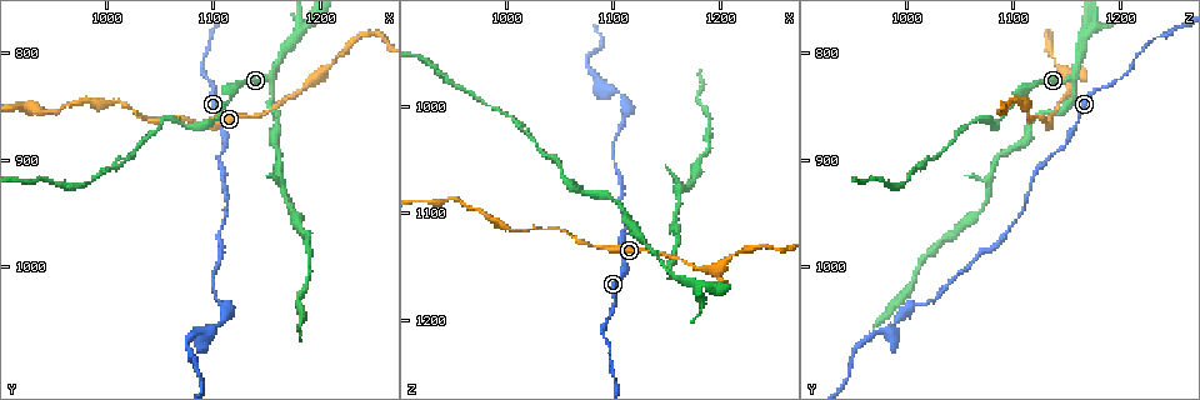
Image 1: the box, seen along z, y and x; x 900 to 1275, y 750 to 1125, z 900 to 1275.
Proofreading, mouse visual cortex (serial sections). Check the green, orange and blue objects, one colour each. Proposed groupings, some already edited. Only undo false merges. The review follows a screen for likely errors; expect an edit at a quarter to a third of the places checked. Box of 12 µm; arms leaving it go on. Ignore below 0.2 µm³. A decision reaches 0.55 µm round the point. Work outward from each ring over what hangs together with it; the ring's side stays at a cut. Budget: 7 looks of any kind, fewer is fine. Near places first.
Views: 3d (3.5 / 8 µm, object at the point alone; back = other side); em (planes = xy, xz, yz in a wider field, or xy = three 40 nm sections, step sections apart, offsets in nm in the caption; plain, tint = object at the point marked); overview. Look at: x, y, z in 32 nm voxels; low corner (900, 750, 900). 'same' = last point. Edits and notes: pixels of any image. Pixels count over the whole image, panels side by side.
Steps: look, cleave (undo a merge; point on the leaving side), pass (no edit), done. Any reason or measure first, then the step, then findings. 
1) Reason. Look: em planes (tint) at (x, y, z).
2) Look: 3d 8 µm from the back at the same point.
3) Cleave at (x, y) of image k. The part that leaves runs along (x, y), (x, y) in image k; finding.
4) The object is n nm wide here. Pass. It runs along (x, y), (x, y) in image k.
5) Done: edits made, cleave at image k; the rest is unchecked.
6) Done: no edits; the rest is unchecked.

Arms run side by side. Look: 3d 3.5 µm at (1180, 780, 1170).

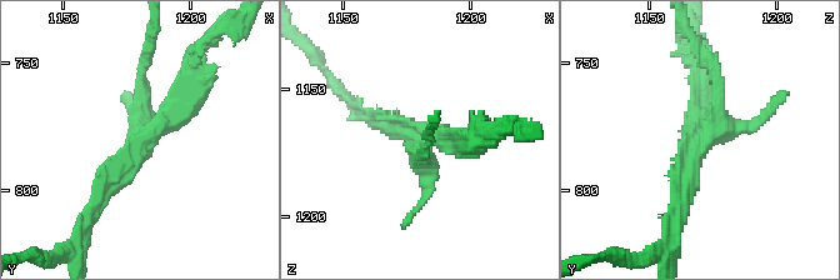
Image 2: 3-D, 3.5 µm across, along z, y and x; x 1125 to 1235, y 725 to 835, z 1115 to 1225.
Shape alone is not enough. Look: em planes (tint) at (1181, 781, 1170).

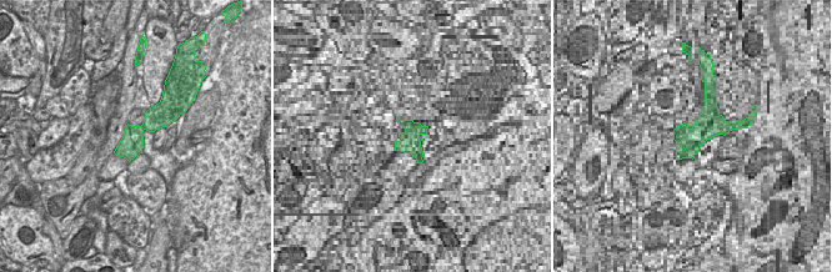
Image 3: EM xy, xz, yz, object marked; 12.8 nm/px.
Cleave at (746, 126) of image 2. Two cells meet here.

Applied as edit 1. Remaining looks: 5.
Abrupt turn. Look: 3d 3.5 µm at (1060, 858, 1072).

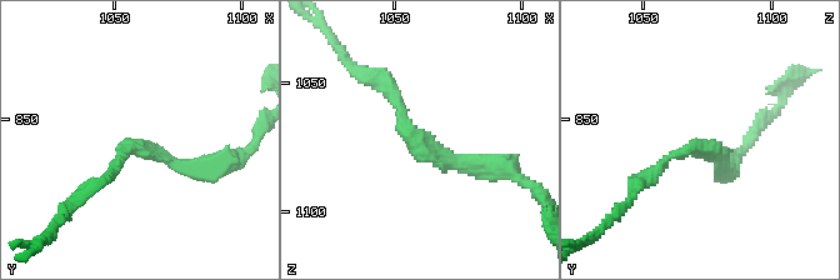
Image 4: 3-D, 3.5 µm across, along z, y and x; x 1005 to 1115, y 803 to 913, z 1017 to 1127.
Look: em xy step 2 (tint) at (1058, 860, 1074).

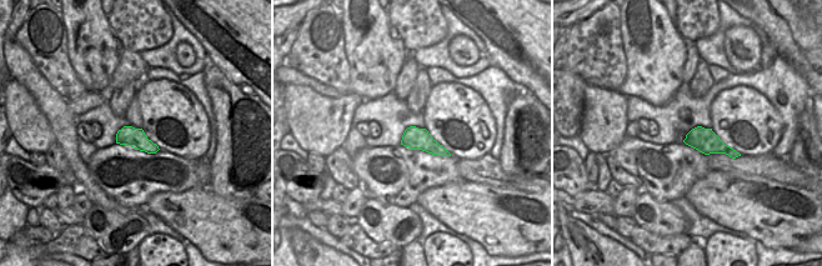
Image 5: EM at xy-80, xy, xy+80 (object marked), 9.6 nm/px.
Look: em xy step 1 (tint) at the same point.

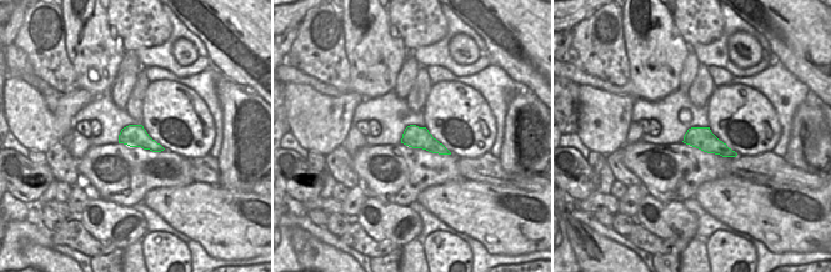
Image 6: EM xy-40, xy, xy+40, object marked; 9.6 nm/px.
Pass. It runs along (488, 165), (430, 155), (380, 81) in image 4; continuous, no second cell.

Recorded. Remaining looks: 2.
Done: edits made, cleave at image 2; the rest is unchecked.

